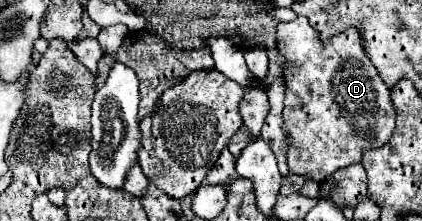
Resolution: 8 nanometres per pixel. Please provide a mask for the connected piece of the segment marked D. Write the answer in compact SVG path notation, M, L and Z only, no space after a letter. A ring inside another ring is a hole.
M297 16L293 22L279 22L277 26L277 50L283 54L283 82L287 88L283 120L289 134L287 162L293 174L303 174L315 182L323 182L335 170L361 162L363 152L383 146L395 128L395 108L389 96L389 88L379 78L373 62L367 58L359 30L347 28L341 34L323 42L319 32L307 22L305 16Z

